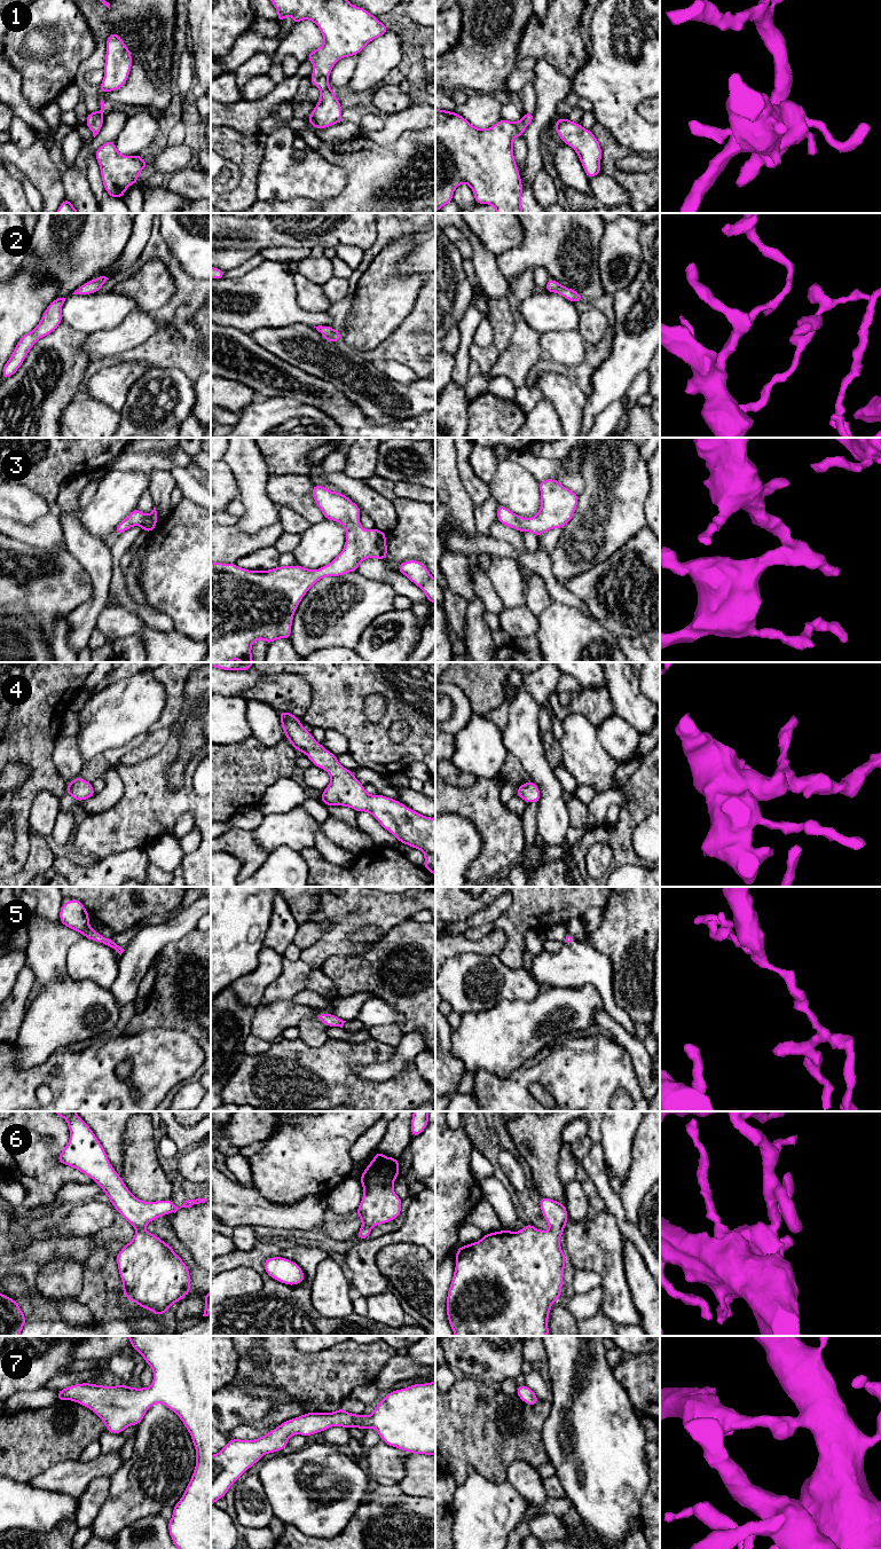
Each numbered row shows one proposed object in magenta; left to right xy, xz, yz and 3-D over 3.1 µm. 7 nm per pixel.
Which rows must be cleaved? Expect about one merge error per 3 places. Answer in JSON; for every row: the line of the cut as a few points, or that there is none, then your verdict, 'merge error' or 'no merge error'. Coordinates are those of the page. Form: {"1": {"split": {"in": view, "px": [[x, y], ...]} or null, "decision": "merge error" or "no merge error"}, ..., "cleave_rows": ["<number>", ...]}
{"1": {"split": null, "decision": "no merge error"}, "2": {"split": null, "decision": "no merge error"}, "3": {"split": null, "decision": "no merge error"}, "4": {"split": null, "decision": "no merge error"}, "5": {"split": null, "decision": "no merge error"}, "6": {"split": null, "decision": "no merge error"}, "7": {"split": null, "decision": "no merge error"}, "cleave_rows": []}

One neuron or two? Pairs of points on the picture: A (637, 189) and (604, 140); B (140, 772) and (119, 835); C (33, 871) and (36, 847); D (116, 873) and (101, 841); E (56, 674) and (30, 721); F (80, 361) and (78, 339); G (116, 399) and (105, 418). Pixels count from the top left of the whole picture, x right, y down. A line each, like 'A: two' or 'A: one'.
A: one
B: one
C: one
D: two
E: one
F: one
G: two

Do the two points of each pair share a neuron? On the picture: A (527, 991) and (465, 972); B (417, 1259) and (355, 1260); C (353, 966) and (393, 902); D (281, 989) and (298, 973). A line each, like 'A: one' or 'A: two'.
A: one
B: two
C: two
D: one

